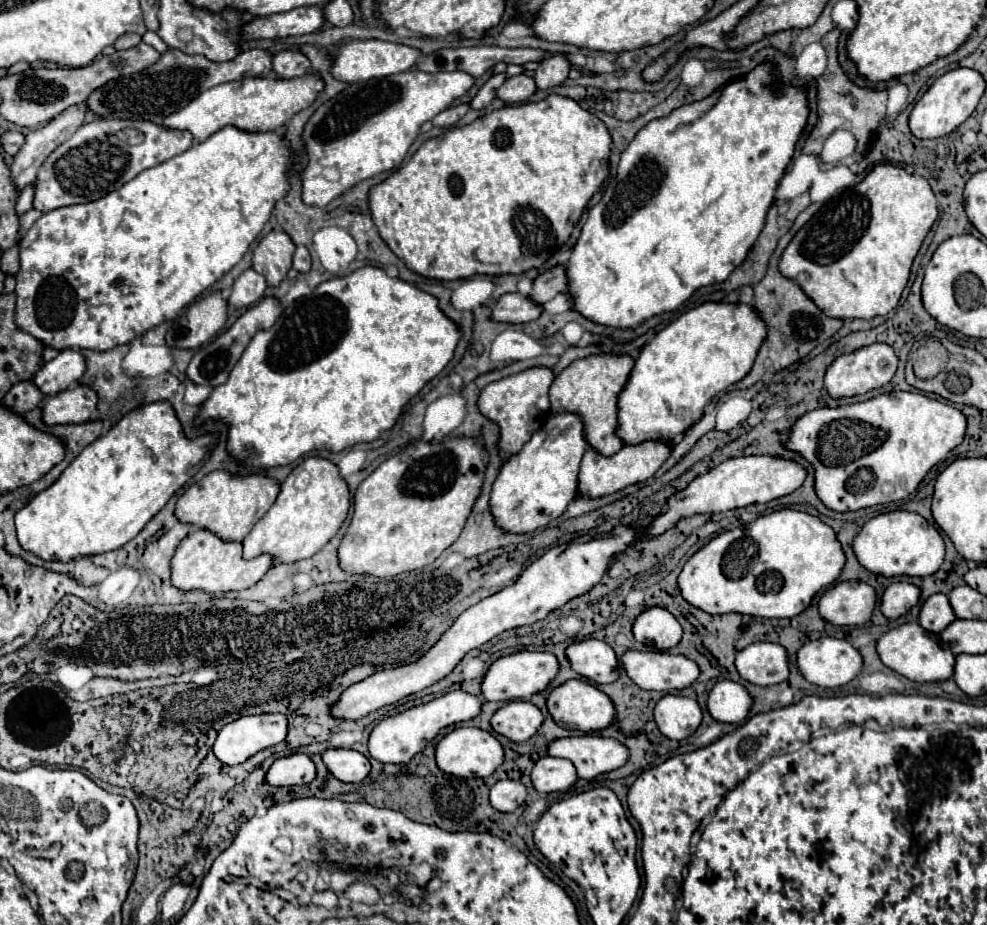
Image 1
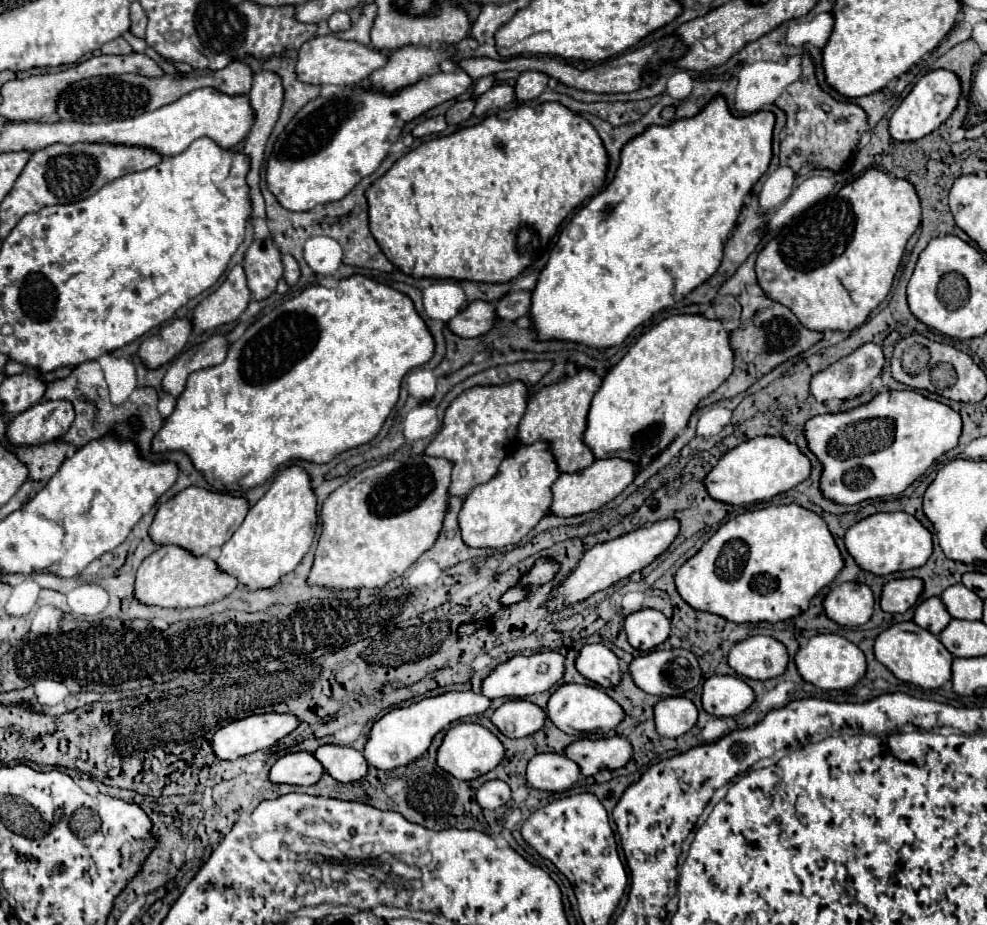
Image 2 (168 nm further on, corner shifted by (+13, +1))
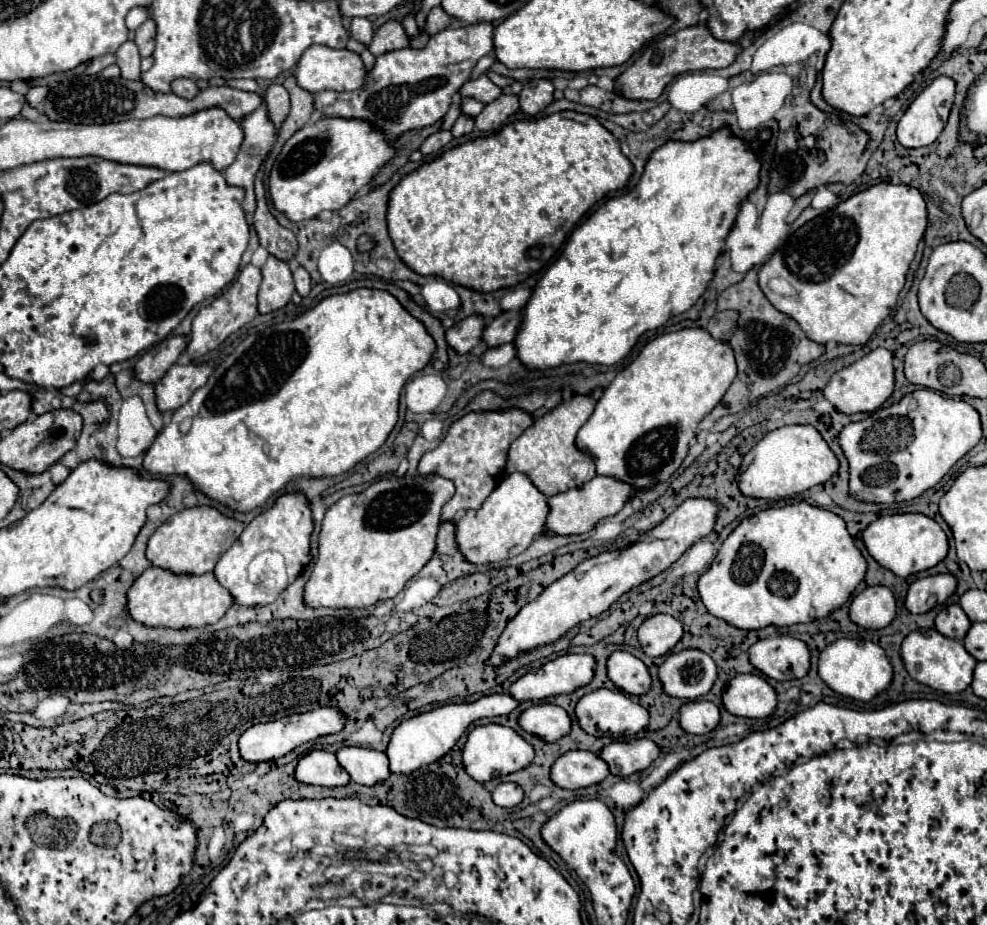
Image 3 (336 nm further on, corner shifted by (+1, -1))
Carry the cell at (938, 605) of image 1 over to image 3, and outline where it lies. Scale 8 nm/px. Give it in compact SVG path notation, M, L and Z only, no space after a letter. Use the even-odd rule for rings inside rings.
M951 604L943 608L935 618L935 630L939 630L943 636L953 640L963 640L969 626L971 620L967 618L967 614L961 610L959 604Z

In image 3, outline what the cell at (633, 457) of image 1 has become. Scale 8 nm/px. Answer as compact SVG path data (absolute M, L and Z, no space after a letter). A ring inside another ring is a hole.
M595 476L593 480L585 482L581 488L571 488L561 494L555 494L549 498L551 512L547 516L547 530L555 534L583 534L589 532L601 518L617 514L625 502L629 500L631 486L627 482L621 482L611 476Z

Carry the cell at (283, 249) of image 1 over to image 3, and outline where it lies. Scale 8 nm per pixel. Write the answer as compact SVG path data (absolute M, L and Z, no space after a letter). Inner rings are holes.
M269 254L261 272L263 272L263 282L259 288L259 312L267 314L283 308L291 300L295 284L291 278L289 264L285 260L275 258L273 254Z

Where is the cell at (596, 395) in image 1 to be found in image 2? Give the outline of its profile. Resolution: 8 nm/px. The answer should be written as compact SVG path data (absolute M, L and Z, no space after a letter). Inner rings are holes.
M579 370L575 376L565 378L557 384L545 386L539 394L529 400L527 412L519 422L517 442L519 444L533 444L533 442L547 442L549 452L557 458L559 472L579 472L585 470L595 462L593 452L583 444L581 436L587 426L587 412L591 406L593 394L599 390L601 378L593 370Z

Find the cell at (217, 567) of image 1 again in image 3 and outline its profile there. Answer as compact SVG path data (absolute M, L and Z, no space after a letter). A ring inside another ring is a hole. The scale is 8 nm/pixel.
M151 566L147 568L129 588L127 606L133 620L147 626L169 626L169 628L189 628L189 626L205 626L215 624L229 606L233 604L233 596L227 588L223 588L213 572L197 574L175 574L165 568Z

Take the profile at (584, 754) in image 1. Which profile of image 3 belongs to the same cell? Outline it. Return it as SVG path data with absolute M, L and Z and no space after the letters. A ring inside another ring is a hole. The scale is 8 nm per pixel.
M635 738L627 742L611 742L599 752L613 776L631 776L645 770L659 756L659 748L653 740Z

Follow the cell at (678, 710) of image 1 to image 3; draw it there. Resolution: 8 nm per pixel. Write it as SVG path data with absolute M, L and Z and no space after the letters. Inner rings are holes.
M687 702L679 710L679 724L689 734L707 734L719 724L719 708L713 702Z

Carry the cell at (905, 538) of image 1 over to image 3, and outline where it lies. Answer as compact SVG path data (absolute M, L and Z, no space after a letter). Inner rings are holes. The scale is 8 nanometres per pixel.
M925 514L881 516L865 528L863 542L865 542L867 552L883 568L891 570L893 574L897 574L901 578L907 578L911 574L933 568L935 564L939 564L947 556L947 550L949 550L947 536L945 536L943 528Z

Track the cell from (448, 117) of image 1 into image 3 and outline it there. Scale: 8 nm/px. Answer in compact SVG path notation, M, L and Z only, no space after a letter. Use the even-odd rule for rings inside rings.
M439 130L439 132L435 132L435 134L431 134L429 138L425 138L425 142L421 144L421 154L423 156L427 156L427 154L435 154L435 152L439 152L445 144L449 144L453 140L453 134L451 134L451 130Z

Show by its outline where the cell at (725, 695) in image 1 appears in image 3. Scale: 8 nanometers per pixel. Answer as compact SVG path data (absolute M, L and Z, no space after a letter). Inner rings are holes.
M739 674L729 680L723 692L723 706L735 716L765 718L775 710L775 690L755 674Z

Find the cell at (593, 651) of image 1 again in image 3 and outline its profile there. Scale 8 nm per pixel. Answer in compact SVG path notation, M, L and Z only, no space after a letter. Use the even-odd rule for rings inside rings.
M613 652L607 658L609 680L627 694L645 694L651 686L651 676L647 666L629 652Z

